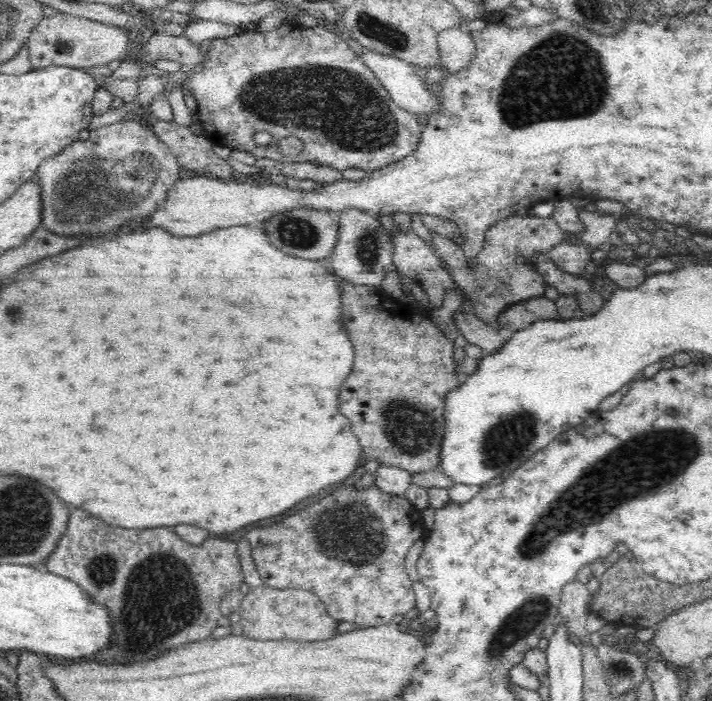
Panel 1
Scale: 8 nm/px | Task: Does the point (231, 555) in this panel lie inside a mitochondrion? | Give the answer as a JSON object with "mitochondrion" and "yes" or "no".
{"mitochondrion":"no"}

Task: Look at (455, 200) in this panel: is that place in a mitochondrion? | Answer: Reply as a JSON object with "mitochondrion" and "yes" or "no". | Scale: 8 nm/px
{"mitochondrion":"no"}

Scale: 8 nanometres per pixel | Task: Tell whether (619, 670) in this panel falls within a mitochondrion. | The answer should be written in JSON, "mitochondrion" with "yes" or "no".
{"mitochondrion":"yes"}

